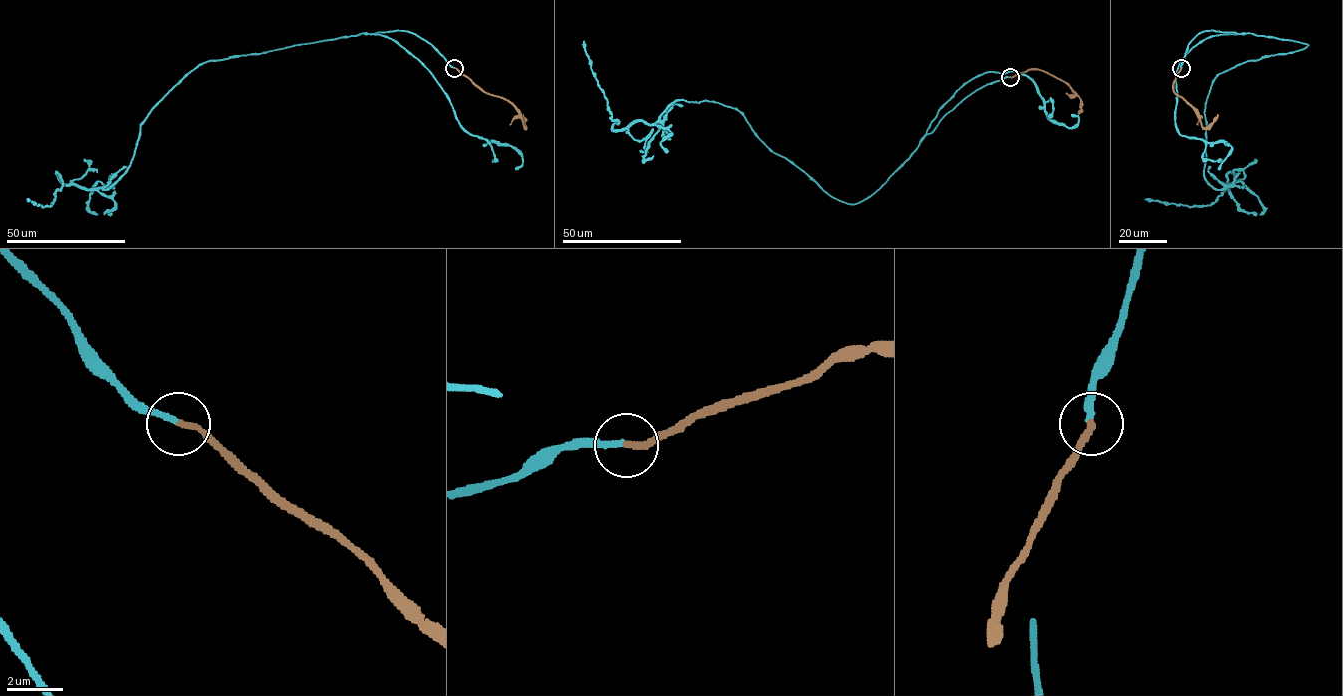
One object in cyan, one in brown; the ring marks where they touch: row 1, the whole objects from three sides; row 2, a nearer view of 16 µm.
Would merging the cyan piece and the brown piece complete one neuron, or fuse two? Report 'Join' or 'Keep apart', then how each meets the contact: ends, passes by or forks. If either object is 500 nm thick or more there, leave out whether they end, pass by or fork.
Join. At the ring cyan ends. At the ring brown ends

